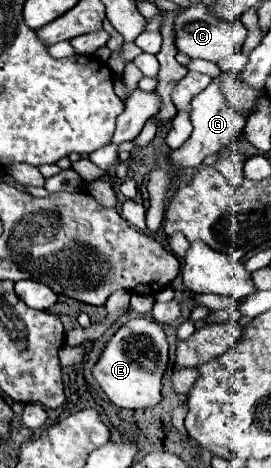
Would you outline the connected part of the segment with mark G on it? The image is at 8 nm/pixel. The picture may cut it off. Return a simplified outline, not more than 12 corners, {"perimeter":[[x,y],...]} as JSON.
{"perimeter":[[222,80],[190,102],[194,132],[170,160],[196,168],[224,150],[246,124]]}

